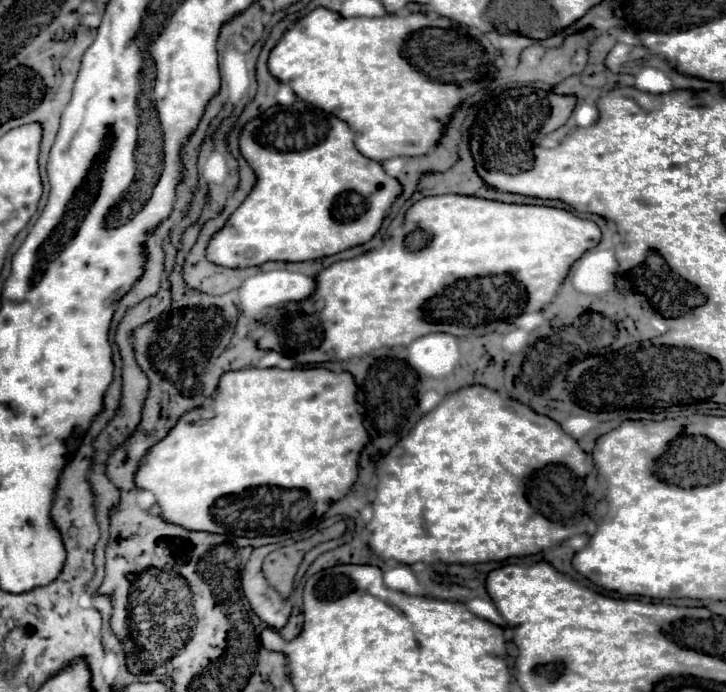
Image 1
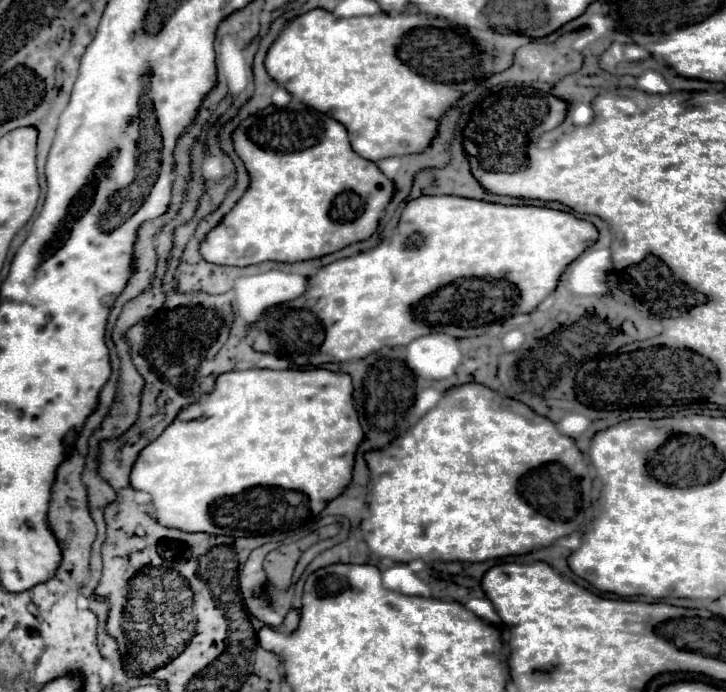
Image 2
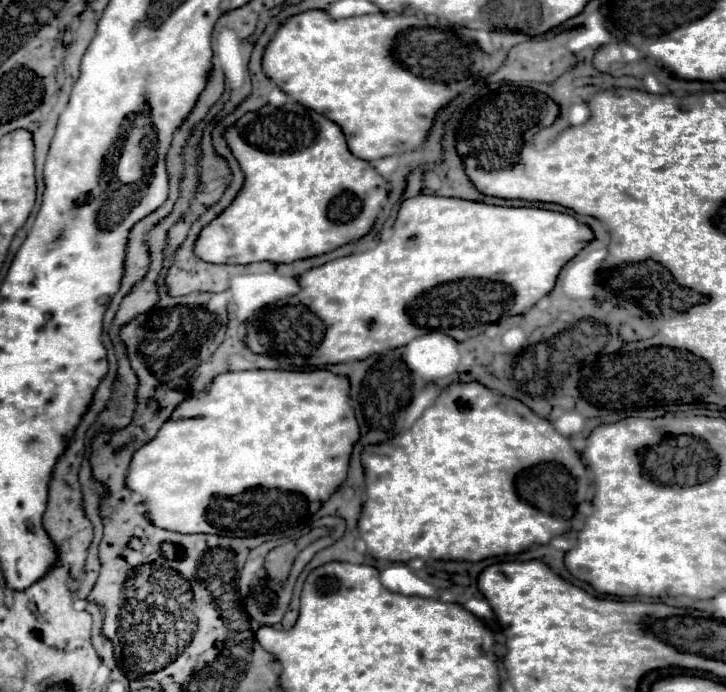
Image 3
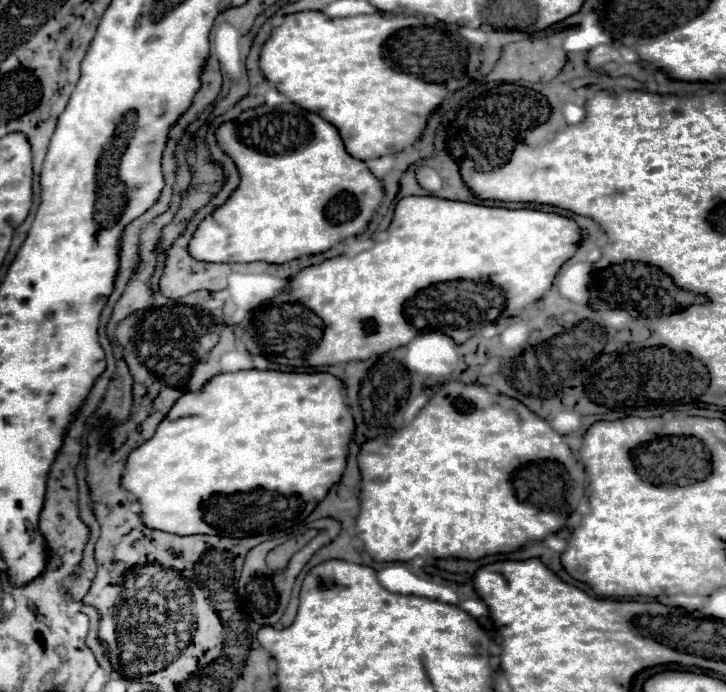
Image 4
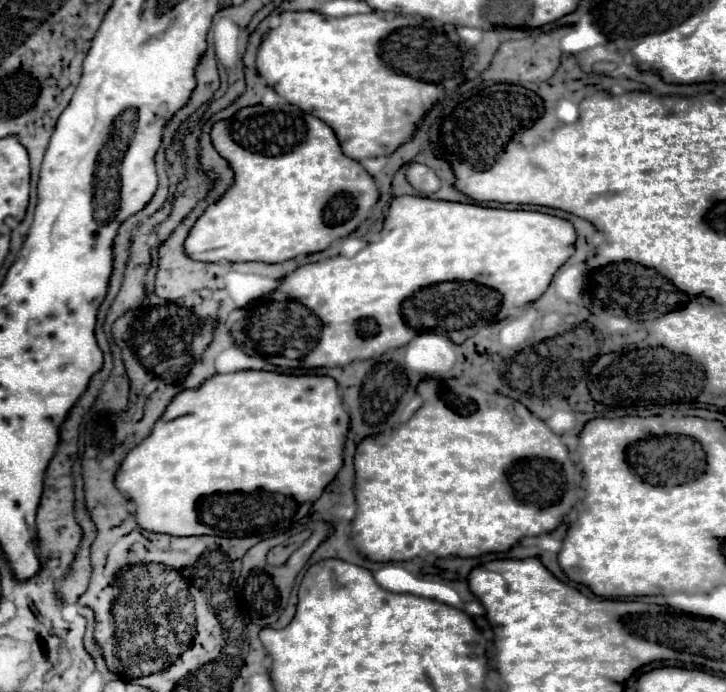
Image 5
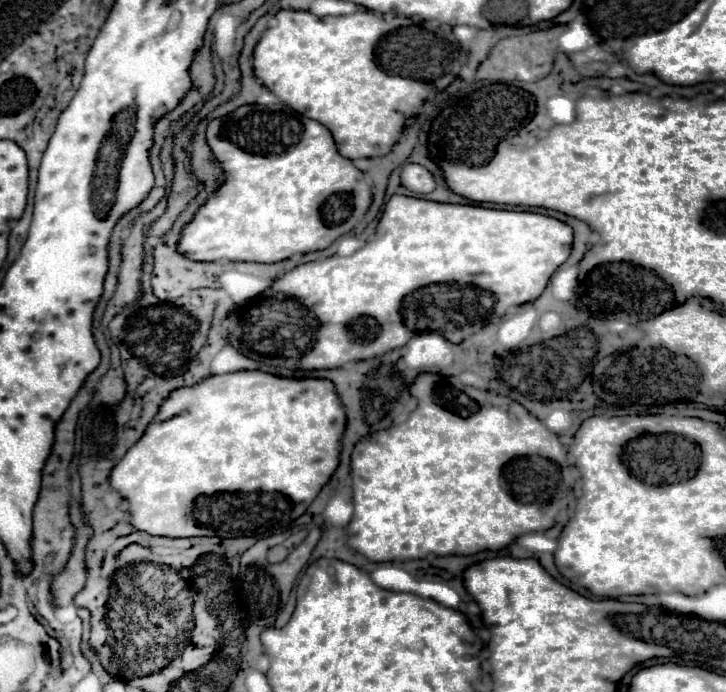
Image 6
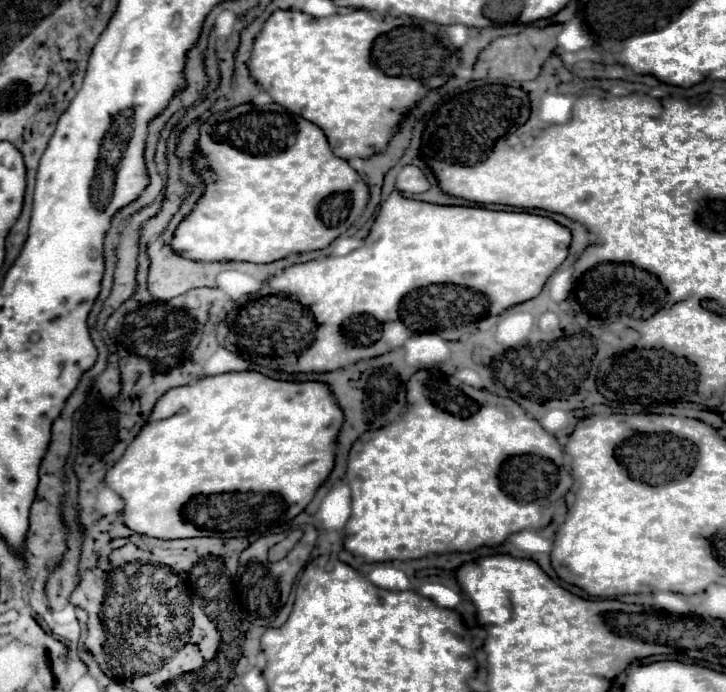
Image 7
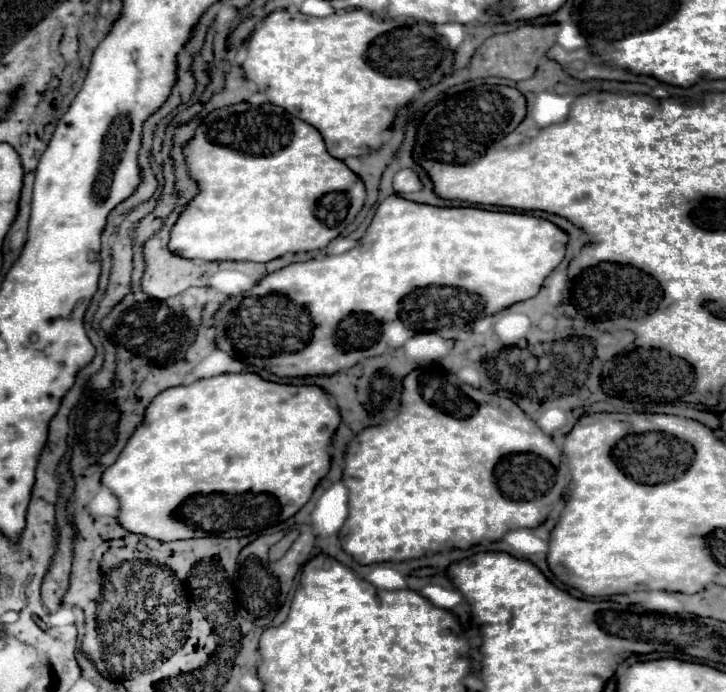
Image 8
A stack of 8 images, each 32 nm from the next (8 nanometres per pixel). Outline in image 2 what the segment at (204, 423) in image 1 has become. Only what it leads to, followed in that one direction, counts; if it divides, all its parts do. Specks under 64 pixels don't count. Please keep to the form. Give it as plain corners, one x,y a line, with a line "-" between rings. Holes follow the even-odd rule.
324,368
316,370
242,370
242,372
226,372
220,374
214,390
200,400
200,404
192,404
190,408
182,408
176,420
164,428
164,432
148,444
140,456
136,456
136,464
130,472
130,486
134,490
146,492
152,498
154,518
158,524
166,528
176,528
182,532
208,532
208,534
224,534
224,536
262,536
262,534
282,534
288,532
290,526
298,528
302,522
316,518
328,500
336,498
352,478
352,464
356,446
362,442
362,428
352,404
352,382
348,374
334,374
-
184,410
190,410
192,420
184,420

